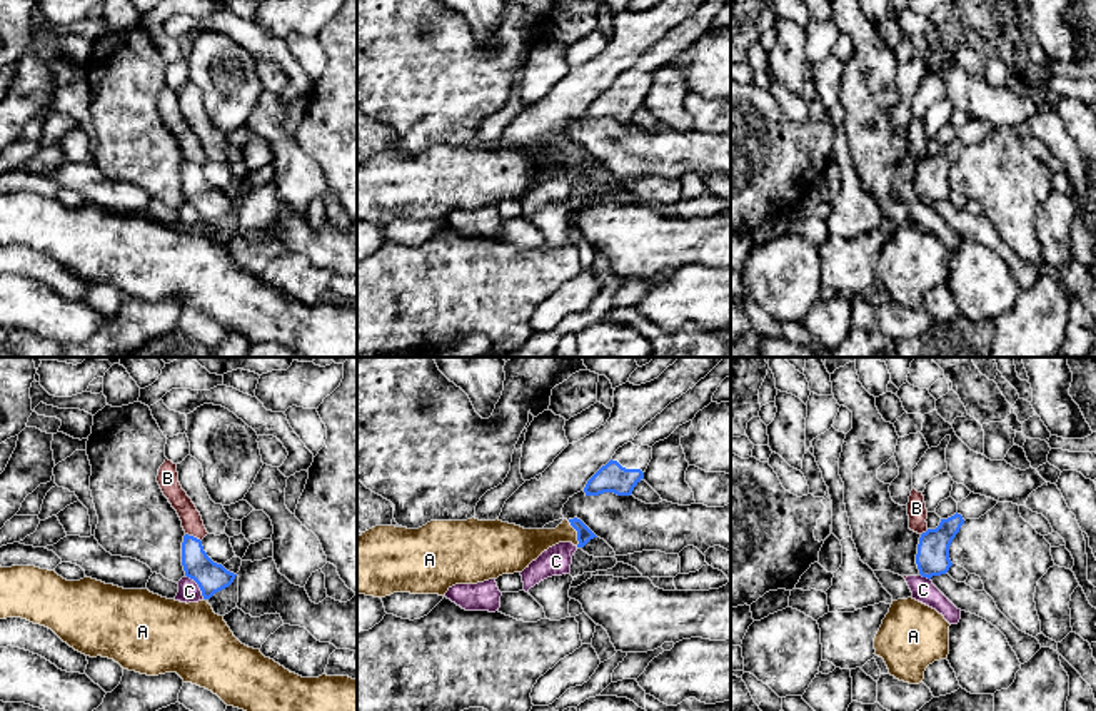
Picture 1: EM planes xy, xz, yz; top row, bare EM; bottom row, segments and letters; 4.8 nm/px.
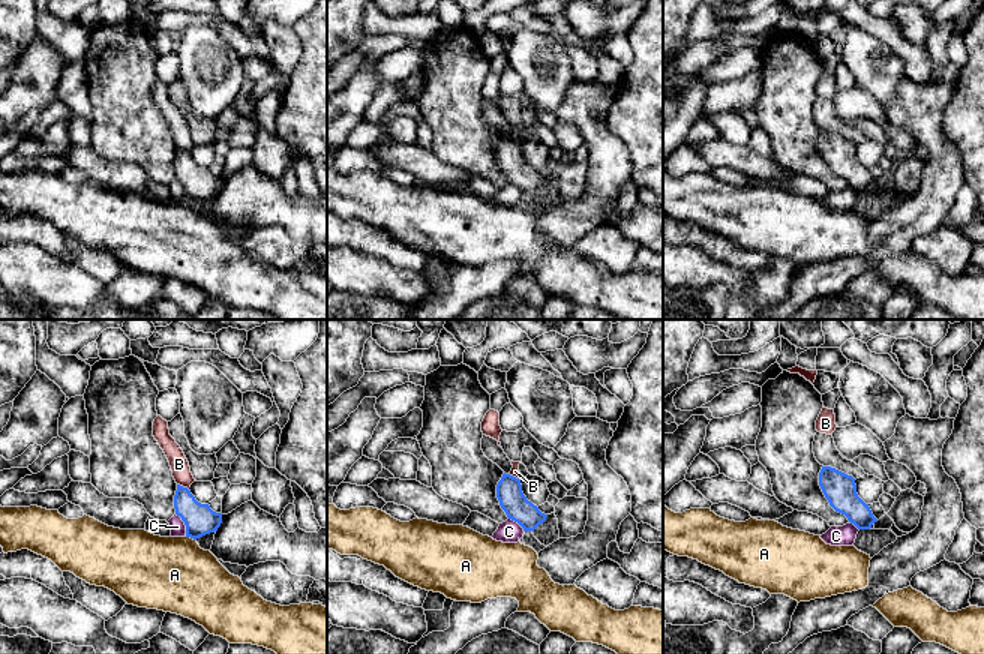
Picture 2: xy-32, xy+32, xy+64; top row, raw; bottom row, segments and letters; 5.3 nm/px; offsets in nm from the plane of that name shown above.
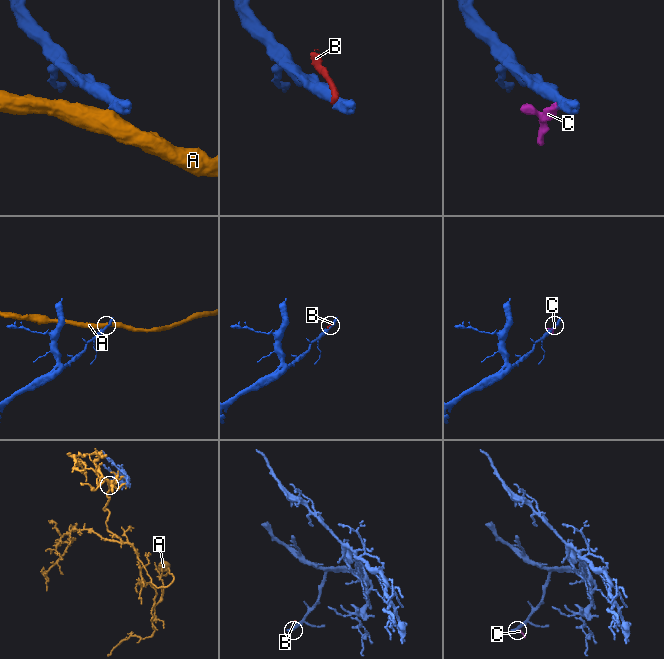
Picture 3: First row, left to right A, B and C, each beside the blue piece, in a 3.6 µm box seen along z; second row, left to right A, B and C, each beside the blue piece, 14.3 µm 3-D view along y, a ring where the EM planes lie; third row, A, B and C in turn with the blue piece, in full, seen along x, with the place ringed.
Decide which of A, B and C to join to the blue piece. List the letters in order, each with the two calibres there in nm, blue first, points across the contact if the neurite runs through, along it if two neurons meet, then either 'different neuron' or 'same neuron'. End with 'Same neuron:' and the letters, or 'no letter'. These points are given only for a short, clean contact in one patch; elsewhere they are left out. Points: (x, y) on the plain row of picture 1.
A: 80/160 nm | along xz (568, 147), (576, 157), (578, 171) | different neuron
B: 140/100 nm | along xy (186, 159), (201, 167) | different neuron
C: 140/110 nm | along xy (186, 201), (197, 211), (204, 224) | different neuron
Same neuron: no letter

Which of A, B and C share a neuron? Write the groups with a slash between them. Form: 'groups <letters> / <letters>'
groups A / B C

